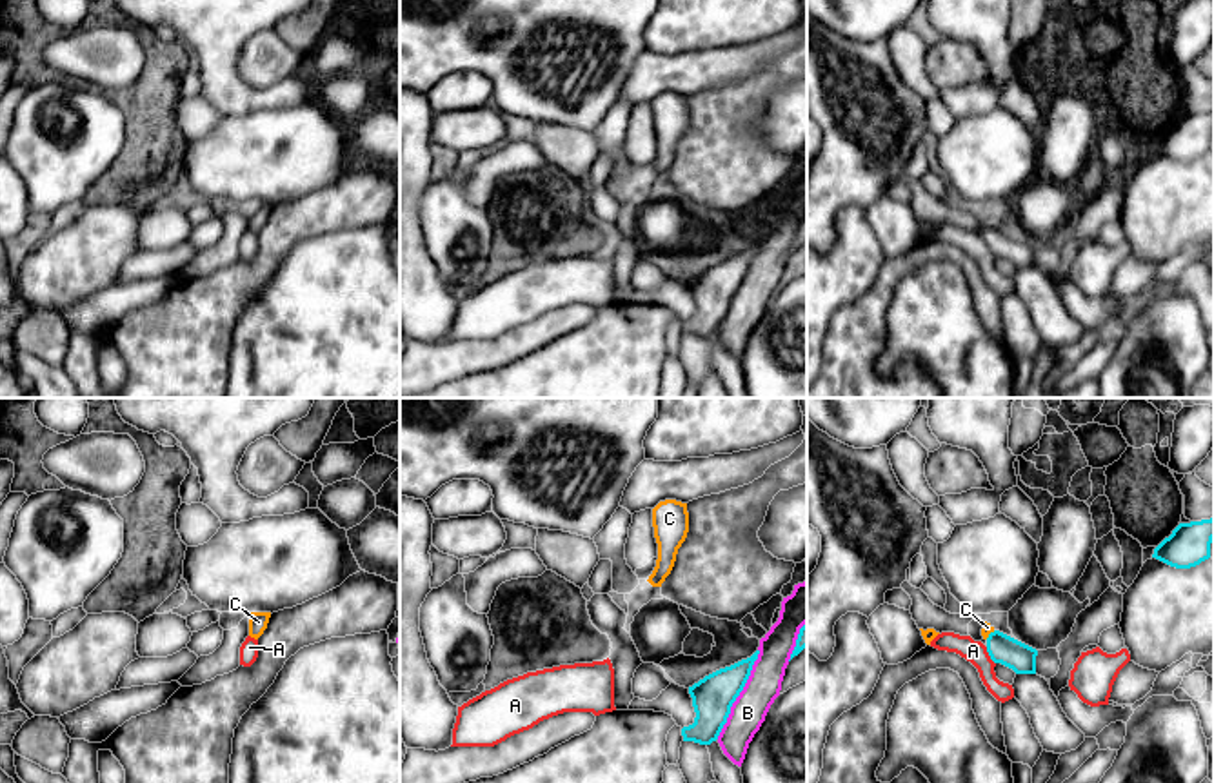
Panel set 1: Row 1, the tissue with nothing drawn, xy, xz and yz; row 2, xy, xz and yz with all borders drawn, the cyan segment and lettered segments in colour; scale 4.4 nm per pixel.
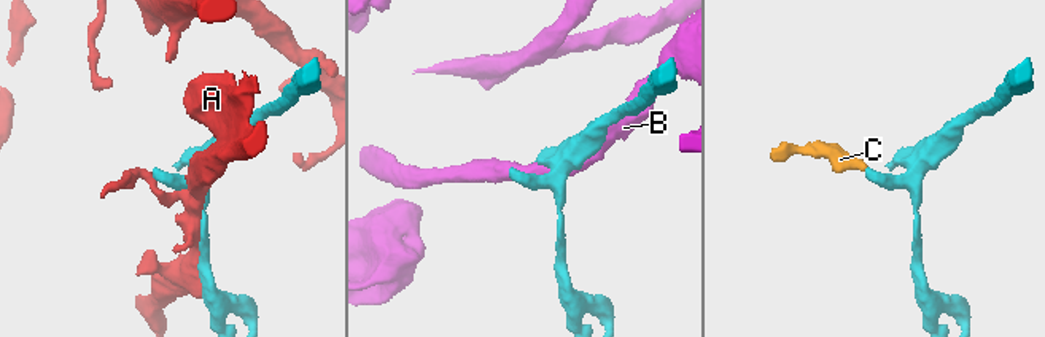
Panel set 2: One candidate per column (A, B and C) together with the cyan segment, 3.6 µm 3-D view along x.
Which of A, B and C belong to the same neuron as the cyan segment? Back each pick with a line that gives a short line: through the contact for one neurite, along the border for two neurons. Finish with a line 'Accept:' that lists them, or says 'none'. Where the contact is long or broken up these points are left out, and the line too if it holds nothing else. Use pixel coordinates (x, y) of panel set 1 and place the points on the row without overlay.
C: Line: yz (1002, 242), (989, 227), (987, 222)
Accept: C

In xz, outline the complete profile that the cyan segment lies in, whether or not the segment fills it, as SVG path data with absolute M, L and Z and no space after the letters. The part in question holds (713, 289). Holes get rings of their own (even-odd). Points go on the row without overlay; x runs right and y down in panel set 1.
M760 243L751 251L720 262L689 280L696 311L692 318L682 322L683 334L711 338L718 332L727 316L732 296L751 269L758 247Z

